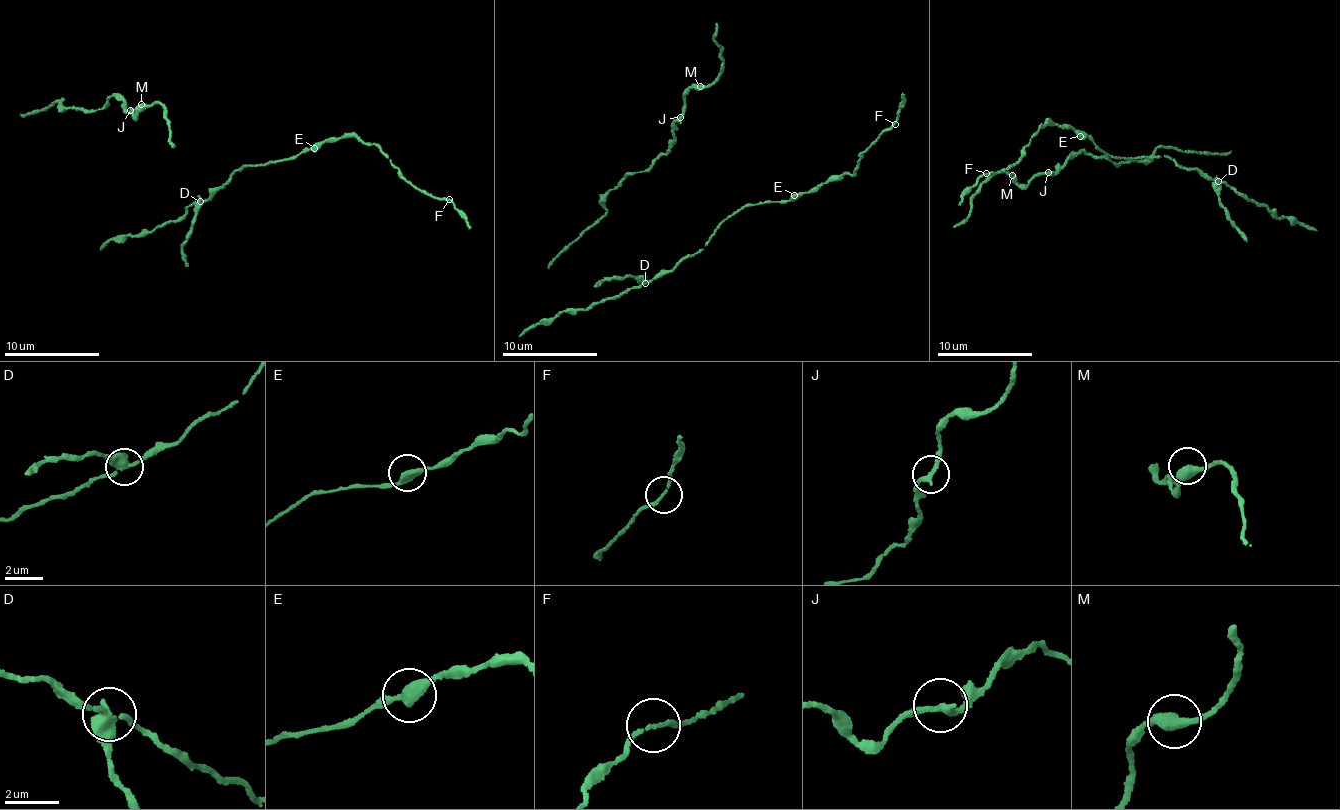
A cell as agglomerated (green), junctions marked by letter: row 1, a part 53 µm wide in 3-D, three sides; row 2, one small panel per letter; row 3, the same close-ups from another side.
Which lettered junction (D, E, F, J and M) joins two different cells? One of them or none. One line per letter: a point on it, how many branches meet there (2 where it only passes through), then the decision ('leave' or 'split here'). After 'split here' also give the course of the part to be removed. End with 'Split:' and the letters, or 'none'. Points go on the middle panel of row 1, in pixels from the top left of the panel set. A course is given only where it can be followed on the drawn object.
D: place (645, 283); branches 3; split here; course (644, 283), (634, 276), (612, 275), (593, 286)
E: place (794, 195); branches 2; leave
F: place (895, 124); branches 2; leave
J: place (680, 117); branches 2; leave
M: place (700, 86); branches 2; leave
Split: D

